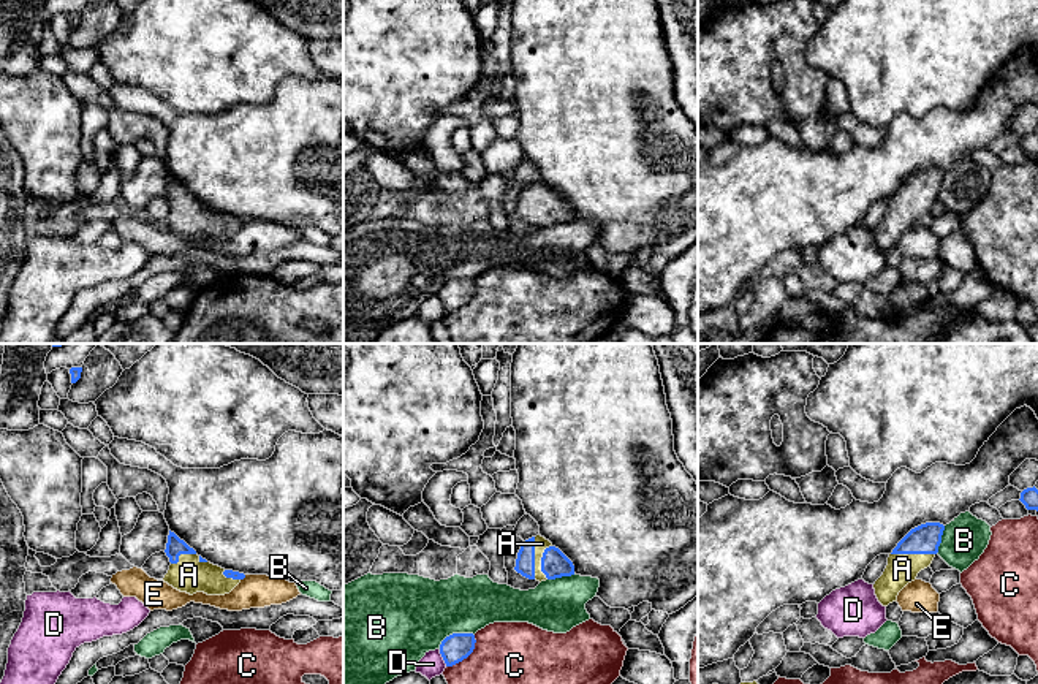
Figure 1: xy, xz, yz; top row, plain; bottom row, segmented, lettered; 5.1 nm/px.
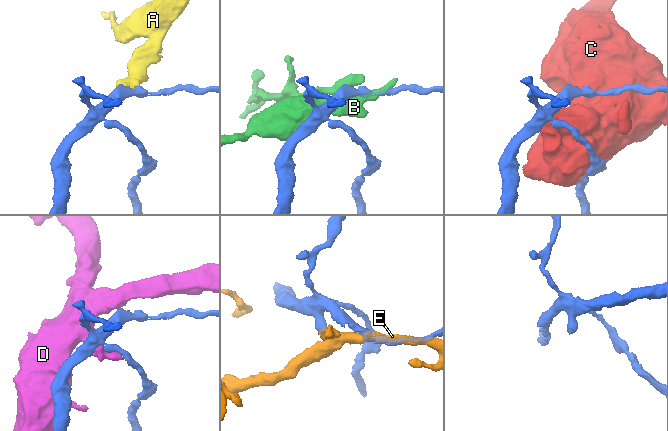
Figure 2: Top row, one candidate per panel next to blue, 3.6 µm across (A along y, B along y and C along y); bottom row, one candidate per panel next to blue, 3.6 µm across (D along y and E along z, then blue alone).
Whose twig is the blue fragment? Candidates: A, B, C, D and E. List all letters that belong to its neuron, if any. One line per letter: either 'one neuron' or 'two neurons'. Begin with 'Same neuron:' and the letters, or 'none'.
Same neuron: A
A: one neuron
B: two neurons
C: two neurons
D: two neurons
E: two neurons

